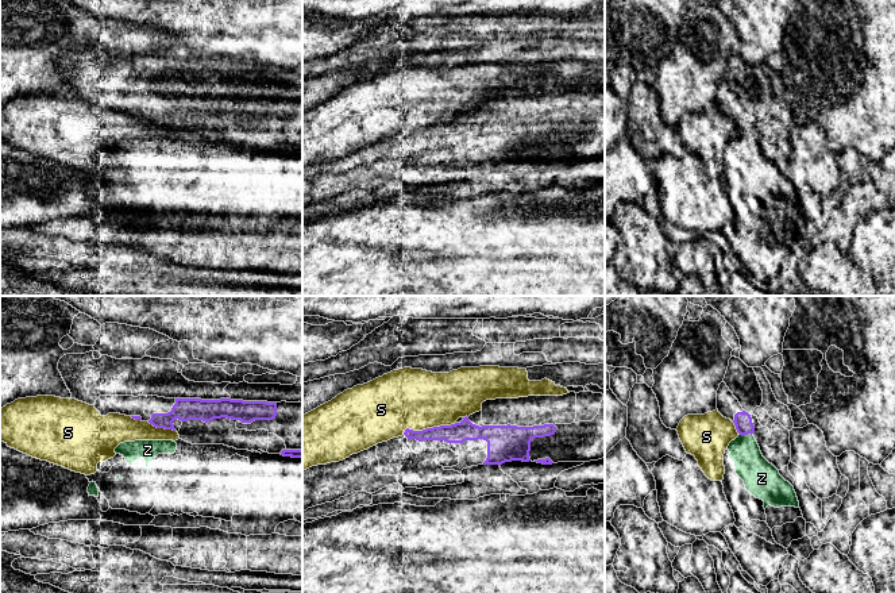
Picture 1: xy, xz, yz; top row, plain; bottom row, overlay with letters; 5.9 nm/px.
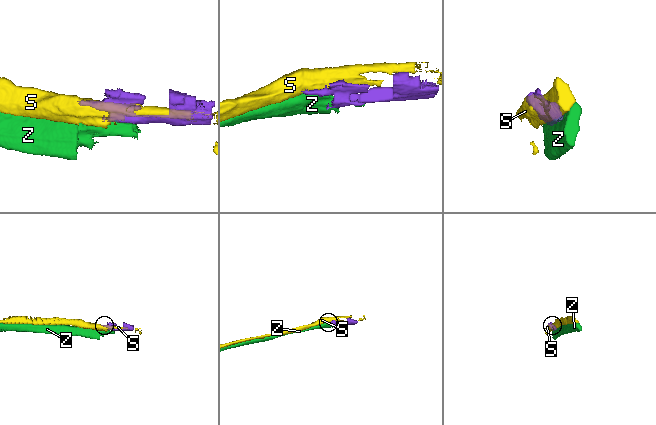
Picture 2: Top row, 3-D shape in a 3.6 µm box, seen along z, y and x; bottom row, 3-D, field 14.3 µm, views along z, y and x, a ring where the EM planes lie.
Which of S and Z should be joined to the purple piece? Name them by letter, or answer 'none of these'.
none of these

